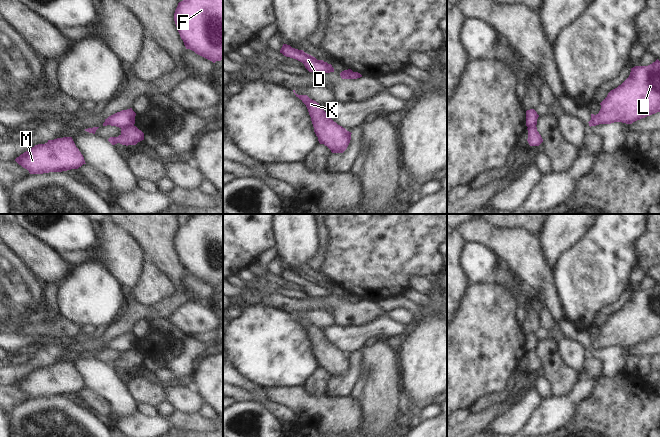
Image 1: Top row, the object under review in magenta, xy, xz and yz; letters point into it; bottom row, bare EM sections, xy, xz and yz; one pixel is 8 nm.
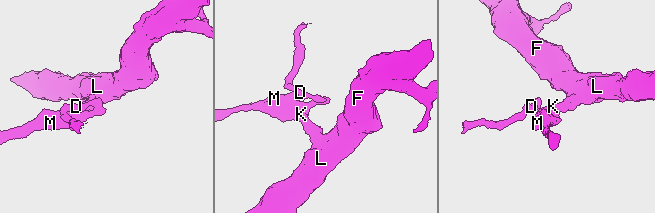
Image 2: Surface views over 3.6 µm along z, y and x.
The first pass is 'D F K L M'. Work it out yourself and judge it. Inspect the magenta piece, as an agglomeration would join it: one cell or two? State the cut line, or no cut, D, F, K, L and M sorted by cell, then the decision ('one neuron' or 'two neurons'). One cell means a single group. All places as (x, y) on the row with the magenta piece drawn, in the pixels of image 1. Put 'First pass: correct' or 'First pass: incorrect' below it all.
xy (133, 125), (121, 128) | D / F K L M | two neurons
First pass: incorrect

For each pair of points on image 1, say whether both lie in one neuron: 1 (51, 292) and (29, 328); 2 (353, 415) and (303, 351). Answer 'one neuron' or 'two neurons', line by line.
1: two neurons
2: two neurons

